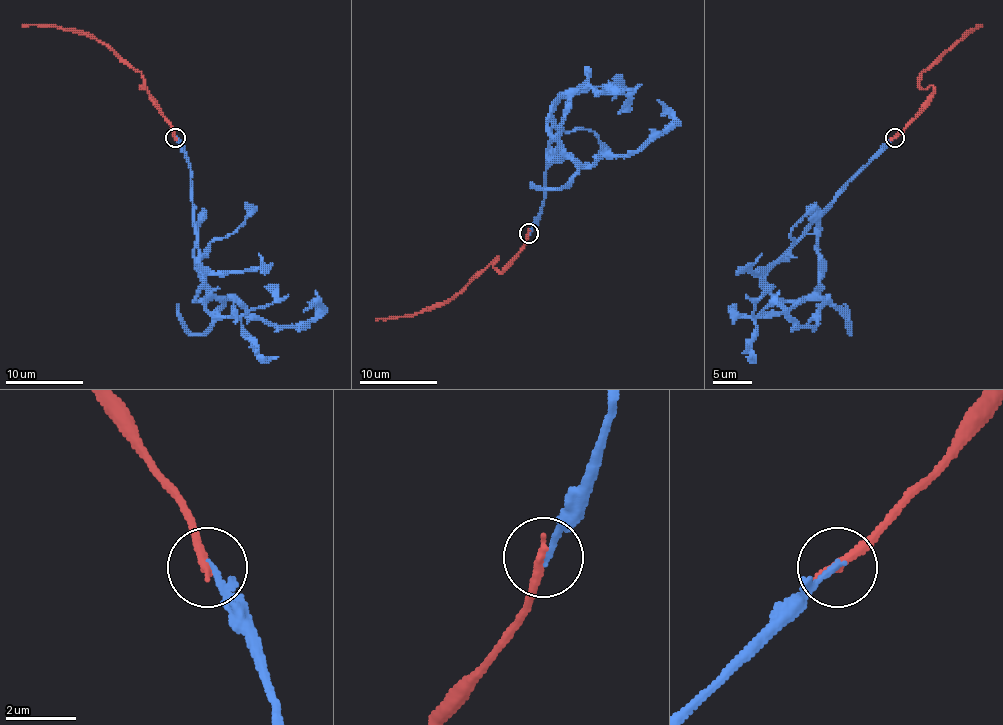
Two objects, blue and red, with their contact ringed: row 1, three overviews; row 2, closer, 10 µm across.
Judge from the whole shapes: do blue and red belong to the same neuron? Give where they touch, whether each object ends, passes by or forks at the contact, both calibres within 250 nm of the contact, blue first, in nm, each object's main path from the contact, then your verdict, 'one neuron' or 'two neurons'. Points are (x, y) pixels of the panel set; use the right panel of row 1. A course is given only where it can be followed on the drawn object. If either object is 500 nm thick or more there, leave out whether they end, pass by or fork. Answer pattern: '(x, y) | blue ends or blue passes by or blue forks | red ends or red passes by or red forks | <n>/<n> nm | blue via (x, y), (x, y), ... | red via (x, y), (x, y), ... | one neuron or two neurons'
(895, 137) | blue ends | red ends | 170/280 nm | blue via (894, 138), (806, 232), (814, 234), (818, 294), (826, 298), (816, 325), (800, 325), (781, 306), (761, 312) | red via (894, 138), (933, 91), (931, 85), (925, 89), (919, 85), (919, 75), (960, 38), (976, 27), (982, 27) | two neurons

